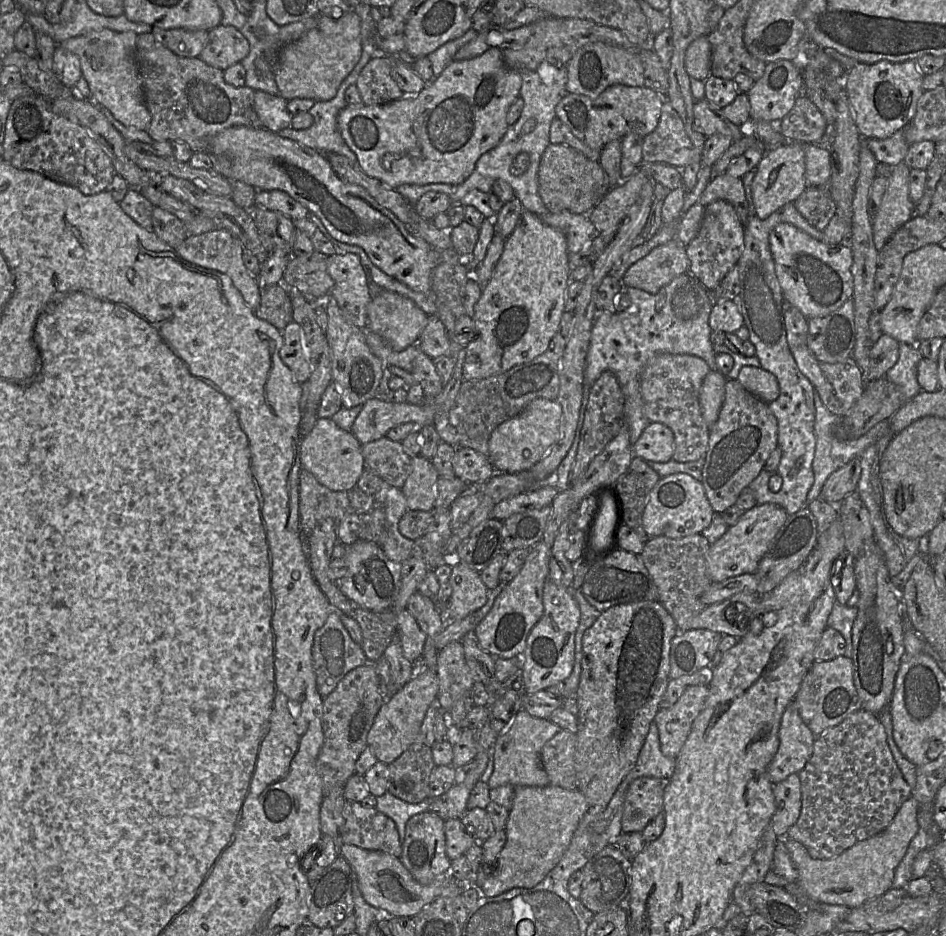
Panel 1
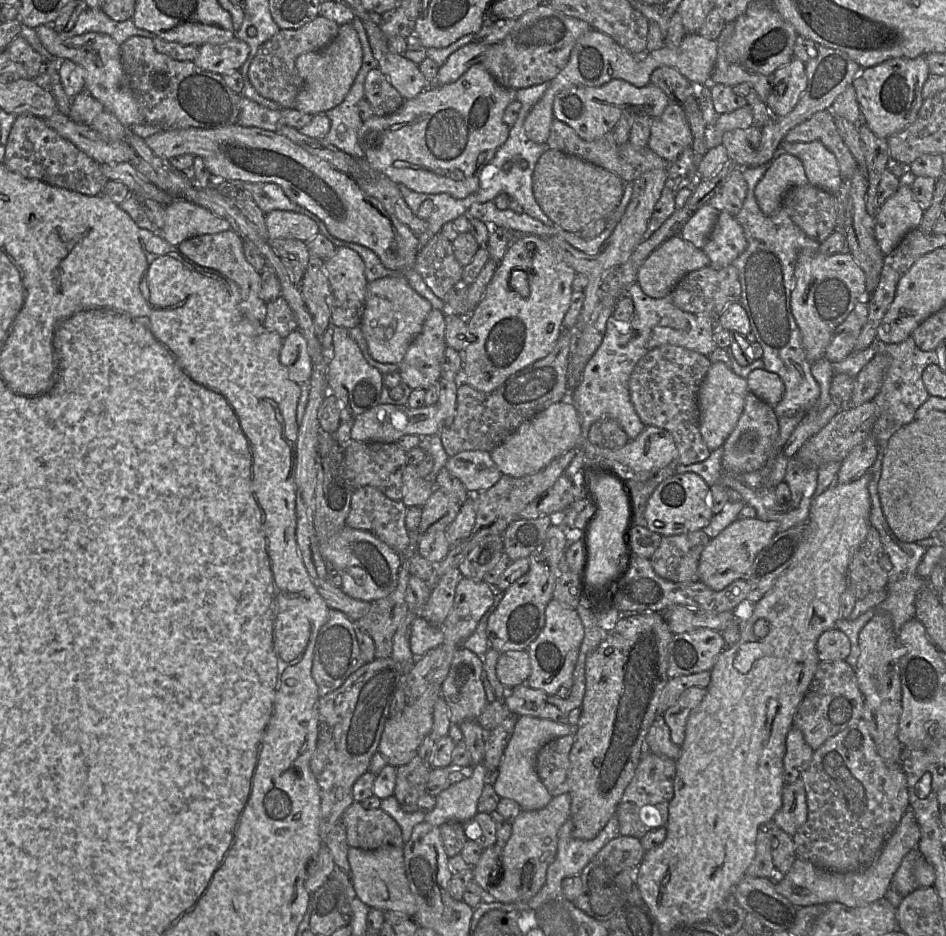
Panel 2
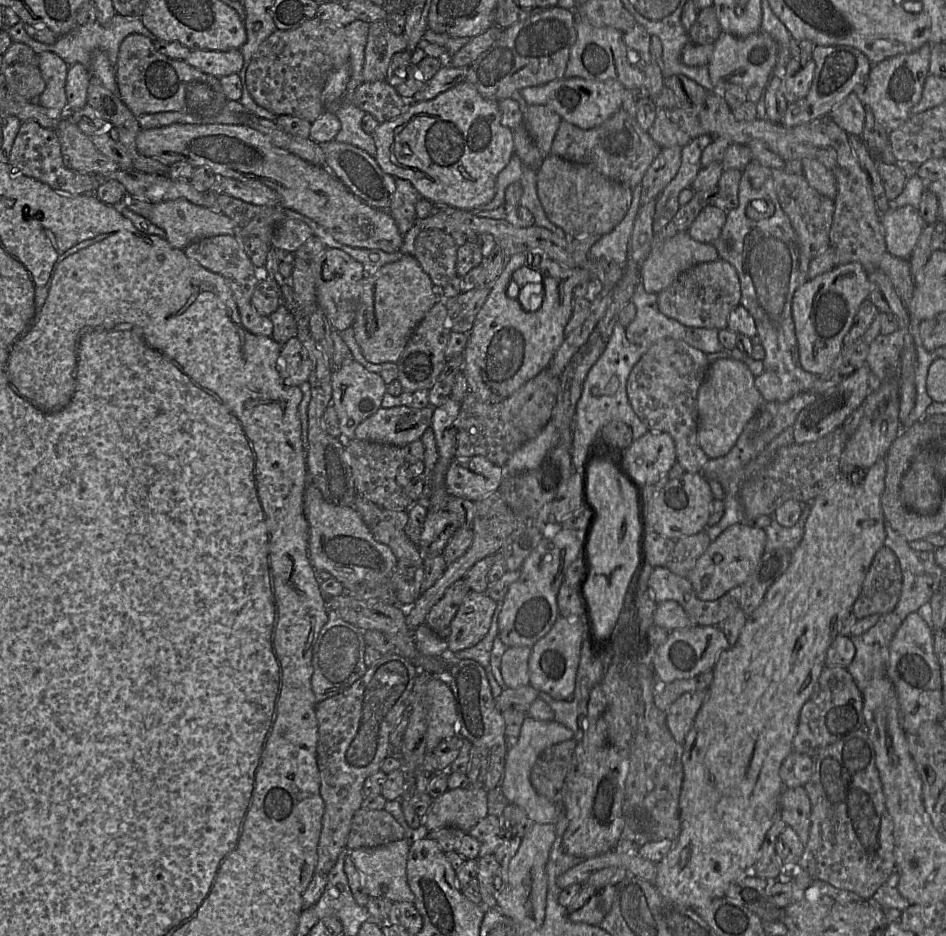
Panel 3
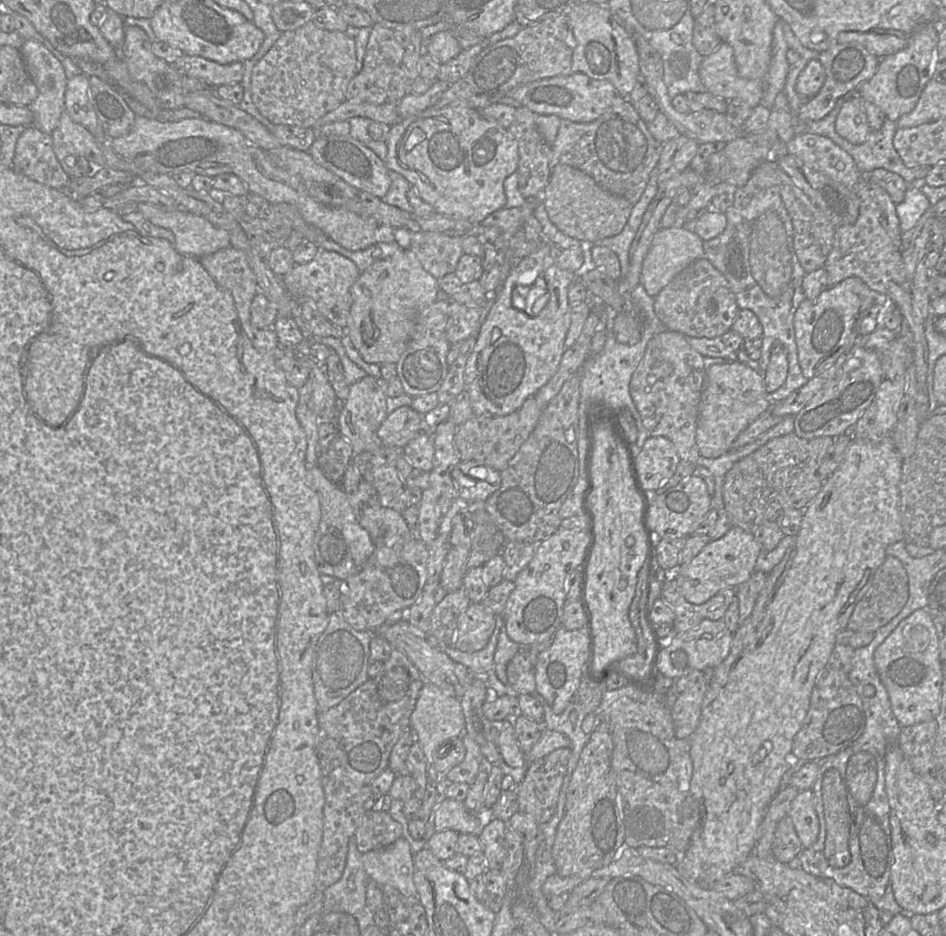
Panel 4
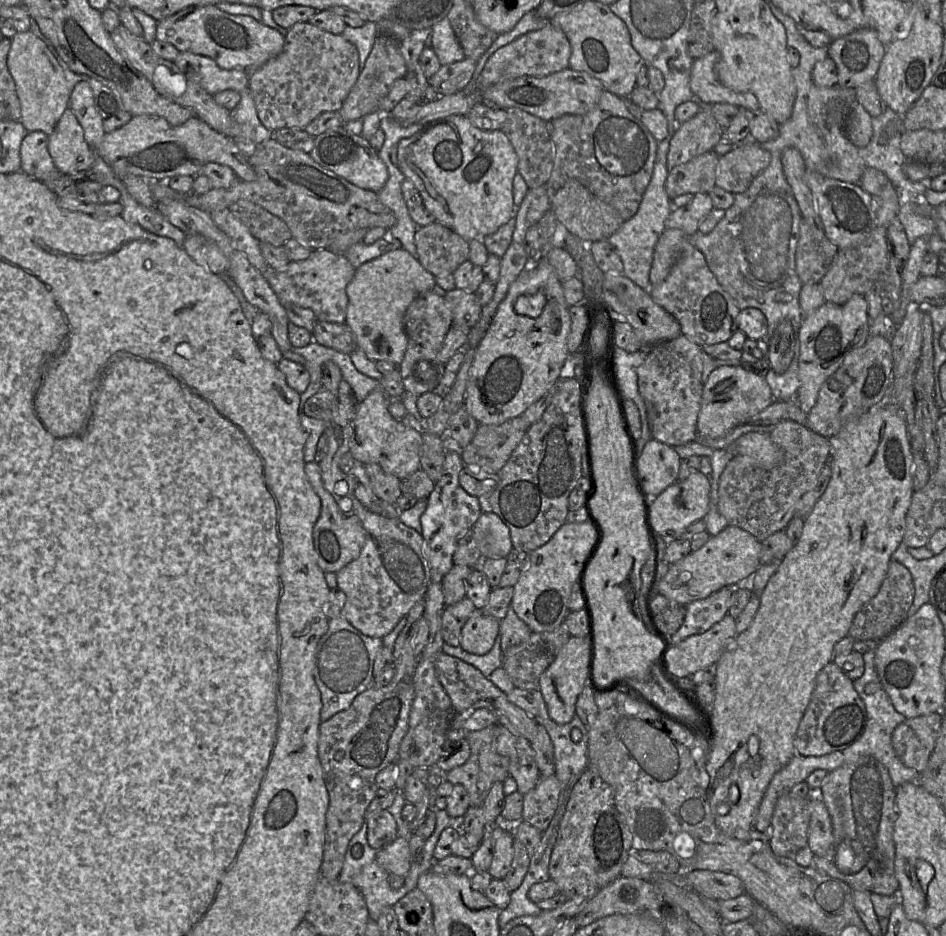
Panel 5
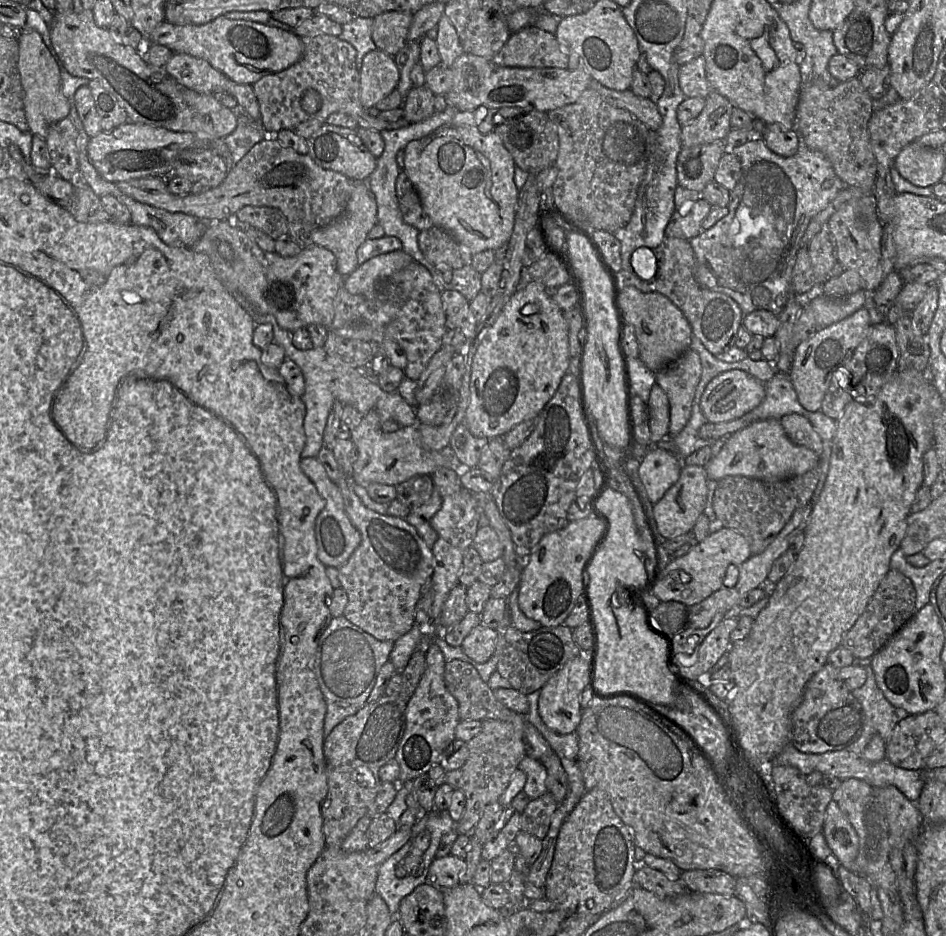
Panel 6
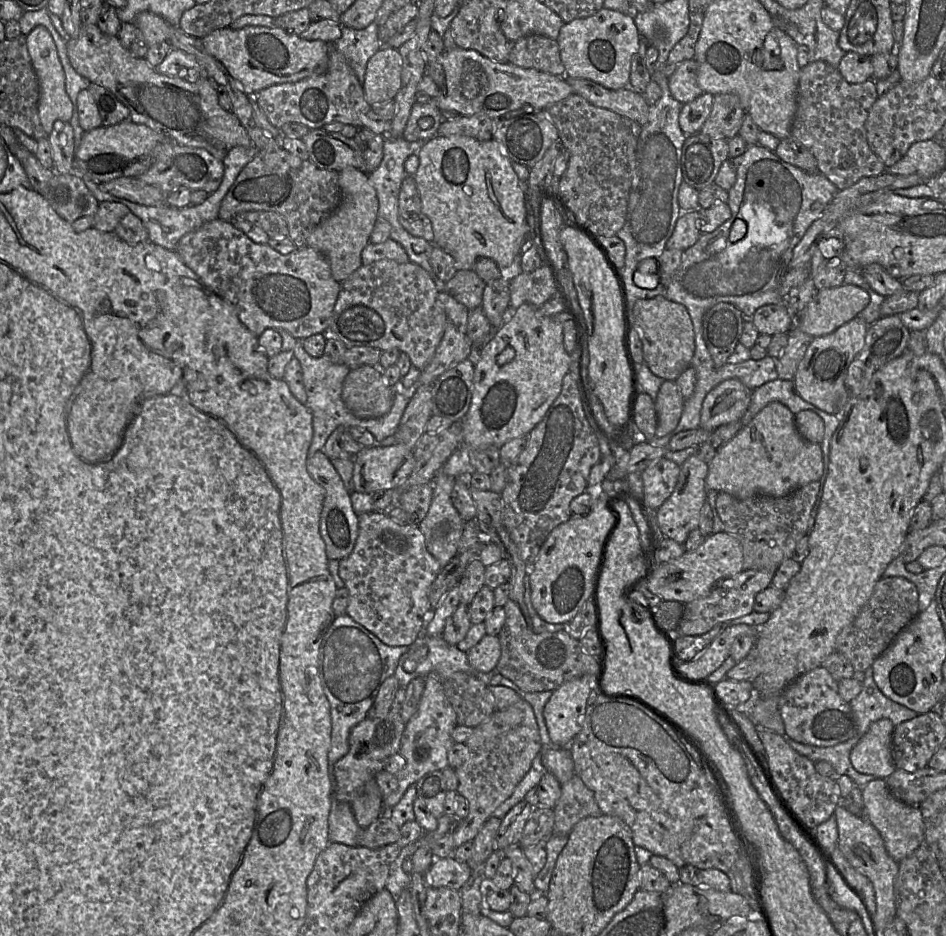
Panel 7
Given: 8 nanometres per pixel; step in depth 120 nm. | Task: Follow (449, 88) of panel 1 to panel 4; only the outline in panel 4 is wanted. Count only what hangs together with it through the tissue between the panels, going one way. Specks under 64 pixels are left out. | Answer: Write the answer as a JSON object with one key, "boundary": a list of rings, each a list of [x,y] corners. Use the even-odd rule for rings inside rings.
{"boundary":[[[467,106],[430,107],[391,125],[385,143],[387,168],[403,175],[437,213],[480,224],[491,213],[505,208],[504,181],[518,169],[518,142],[507,129],[483,118],[478,110]]]}

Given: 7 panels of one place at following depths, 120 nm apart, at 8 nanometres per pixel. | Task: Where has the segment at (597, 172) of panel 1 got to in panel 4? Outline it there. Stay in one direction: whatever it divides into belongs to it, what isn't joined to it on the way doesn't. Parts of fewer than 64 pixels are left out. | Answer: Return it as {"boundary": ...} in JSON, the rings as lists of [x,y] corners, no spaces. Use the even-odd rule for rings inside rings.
{"boundary":[[[566,164],[552,168],[541,201],[550,221],[564,234],[578,239],[583,245],[593,245],[621,233],[633,207],[625,198],[604,190],[588,174]]]}

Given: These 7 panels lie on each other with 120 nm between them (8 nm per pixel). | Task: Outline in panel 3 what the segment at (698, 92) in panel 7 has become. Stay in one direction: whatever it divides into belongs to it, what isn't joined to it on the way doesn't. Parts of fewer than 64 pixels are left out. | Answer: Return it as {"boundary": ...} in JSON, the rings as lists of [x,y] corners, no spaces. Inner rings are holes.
{"boundary":[[[761,29],[746,37],[736,37],[722,31],[714,43],[713,54],[708,64],[708,72],[715,92],[722,93],[732,86],[739,86],[746,91],[748,101],[756,104],[761,94],[765,93],[776,66],[777,56],[777,42]]]}

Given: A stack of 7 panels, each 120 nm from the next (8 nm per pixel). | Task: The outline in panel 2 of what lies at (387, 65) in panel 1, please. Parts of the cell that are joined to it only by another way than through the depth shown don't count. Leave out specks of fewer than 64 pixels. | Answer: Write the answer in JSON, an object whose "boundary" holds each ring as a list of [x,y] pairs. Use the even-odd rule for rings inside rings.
{"boundary":[[[378,67],[368,73],[364,84],[364,95],[375,116],[390,115],[404,102],[401,94],[389,83]]]}

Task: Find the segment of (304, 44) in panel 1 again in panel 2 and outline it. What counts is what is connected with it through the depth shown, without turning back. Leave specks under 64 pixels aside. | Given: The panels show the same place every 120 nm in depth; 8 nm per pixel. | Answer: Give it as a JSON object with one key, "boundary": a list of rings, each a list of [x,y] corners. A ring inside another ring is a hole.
{"boundary":[[[341,25],[338,34],[327,47],[317,52],[301,54],[295,65],[303,80],[303,87],[296,96],[294,108],[313,116],[341,104],[362,65],[362,47],[353,25]]]}

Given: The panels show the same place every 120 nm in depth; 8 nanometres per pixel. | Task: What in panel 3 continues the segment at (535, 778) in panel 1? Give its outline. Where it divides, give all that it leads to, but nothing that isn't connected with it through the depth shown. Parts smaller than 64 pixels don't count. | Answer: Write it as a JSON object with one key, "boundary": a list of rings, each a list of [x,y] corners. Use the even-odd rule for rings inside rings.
{"boundary":[[[526,715],[519,737],[513,743],[510,743],[506,754],[504,781],[501,789],[509,802],[522,808],[534,823],[556,824],[560,813],[563,811],[563,805],[551,802],[535,791],[530,781],[531,769],[545,749],[572,738],[574,738],[574,733],[565,725],[555,720],[537,720]]]}

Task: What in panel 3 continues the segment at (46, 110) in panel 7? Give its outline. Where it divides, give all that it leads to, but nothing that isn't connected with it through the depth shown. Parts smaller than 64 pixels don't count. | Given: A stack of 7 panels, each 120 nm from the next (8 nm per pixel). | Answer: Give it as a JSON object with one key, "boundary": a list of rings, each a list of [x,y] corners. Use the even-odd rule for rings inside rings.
{"boundary":[[[49,51],[39,53],[38,60],[41,76],[46,86],[34,102],[47,109],[54,110],[62,117],[67,113],[65,83],[70,65],[55,53]]]}

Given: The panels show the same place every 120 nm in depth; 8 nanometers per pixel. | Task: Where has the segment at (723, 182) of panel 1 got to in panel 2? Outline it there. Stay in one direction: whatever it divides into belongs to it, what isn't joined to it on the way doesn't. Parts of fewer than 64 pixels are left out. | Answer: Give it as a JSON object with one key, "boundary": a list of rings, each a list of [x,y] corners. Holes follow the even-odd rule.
{"boundary":[[[735,168],[726,176],[721,189],[708,201],[708,205],[735,216],[741,210],[746,194],[747,183],[742,168]]]}

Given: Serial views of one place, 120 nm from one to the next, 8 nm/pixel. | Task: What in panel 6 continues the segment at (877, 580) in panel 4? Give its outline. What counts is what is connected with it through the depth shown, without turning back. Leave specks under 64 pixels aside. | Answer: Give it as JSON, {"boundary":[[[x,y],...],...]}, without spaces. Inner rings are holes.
{"boundary":[[[890,569],[864,612],[844,634],[841,645],[848,649],[856,659],[872,658],[917,613],[915,605],[916,590],[913,582],[902,572]]]}

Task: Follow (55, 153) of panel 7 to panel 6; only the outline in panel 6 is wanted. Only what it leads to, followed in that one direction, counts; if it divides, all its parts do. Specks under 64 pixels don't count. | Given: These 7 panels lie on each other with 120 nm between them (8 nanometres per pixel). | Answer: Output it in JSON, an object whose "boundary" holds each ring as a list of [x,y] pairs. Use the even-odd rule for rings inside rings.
{"boundary":[[[67,116],[52,123],[45,138],[53,173],[70,181],[74,186],[79,176],[77,137],[78,130]]]}

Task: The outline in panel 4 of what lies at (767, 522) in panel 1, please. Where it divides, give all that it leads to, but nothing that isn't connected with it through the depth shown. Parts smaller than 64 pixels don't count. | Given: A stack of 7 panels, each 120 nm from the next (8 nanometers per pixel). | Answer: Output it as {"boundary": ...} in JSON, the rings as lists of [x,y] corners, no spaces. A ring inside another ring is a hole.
{"boundary":[[[734,526],[720,539],[710,541],[687,565],[681,565],[670,575],[674,576],[681,595],[691,604],[700,605],[718,592],[737,589],[749,580],[757,571],[756,563],[762,549],[753,533]]]}

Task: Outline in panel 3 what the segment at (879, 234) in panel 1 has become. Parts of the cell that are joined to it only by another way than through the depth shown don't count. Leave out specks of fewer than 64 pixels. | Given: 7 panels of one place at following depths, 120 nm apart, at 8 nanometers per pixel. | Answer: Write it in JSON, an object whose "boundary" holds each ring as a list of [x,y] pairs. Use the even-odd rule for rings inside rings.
{"boundary":[[[910,205],[890,207],[881,215],[881,223],[889,253],[909,260],[926,225],[918,209]]]}

